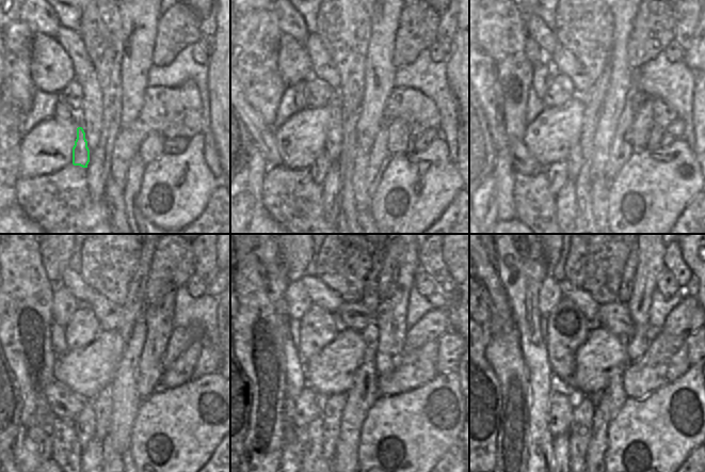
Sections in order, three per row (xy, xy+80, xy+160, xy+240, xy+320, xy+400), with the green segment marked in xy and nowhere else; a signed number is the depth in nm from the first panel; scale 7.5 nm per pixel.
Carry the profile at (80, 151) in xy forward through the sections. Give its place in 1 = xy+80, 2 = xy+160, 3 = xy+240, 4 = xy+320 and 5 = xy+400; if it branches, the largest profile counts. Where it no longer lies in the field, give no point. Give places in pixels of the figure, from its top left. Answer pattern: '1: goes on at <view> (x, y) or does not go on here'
1: goes on at xy+80 (318, 170)
2: goes on at xy+160 (557, 173)
3: goes on at xy+240 (83, 423)
4: goes on at xy+320 (318, 434)
5: goes on at xy+400 (561, 444)

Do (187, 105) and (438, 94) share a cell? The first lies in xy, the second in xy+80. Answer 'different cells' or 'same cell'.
different cells

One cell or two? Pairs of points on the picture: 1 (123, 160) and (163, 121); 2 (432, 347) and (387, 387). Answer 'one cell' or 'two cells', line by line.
1: one cell
2: one cell

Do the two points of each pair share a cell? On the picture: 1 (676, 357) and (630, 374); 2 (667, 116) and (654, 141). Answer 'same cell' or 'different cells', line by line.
1: same cell
2: same cell

